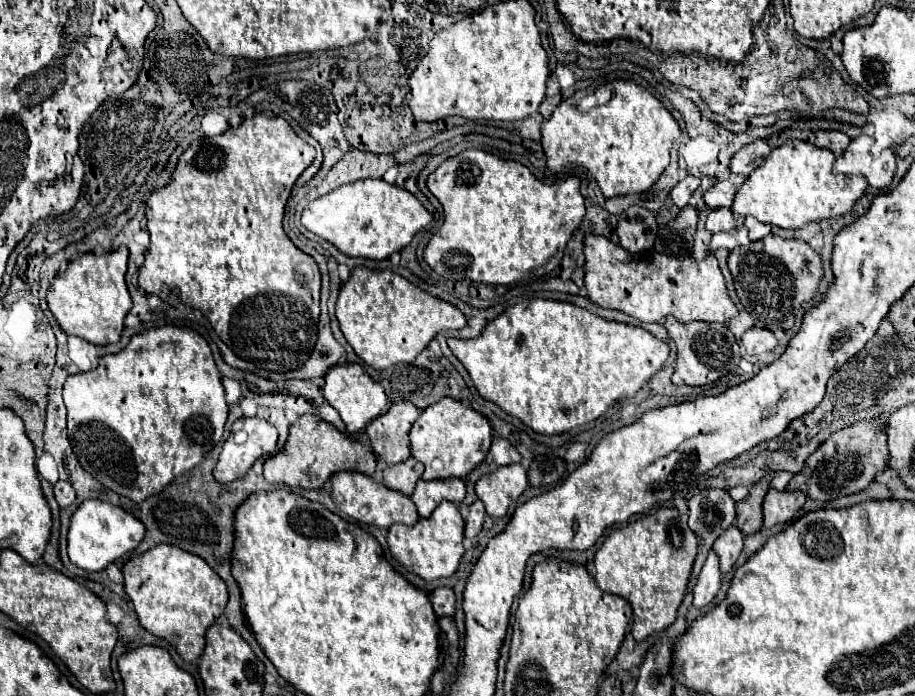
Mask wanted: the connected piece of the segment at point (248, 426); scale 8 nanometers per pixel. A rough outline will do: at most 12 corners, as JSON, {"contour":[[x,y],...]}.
{"contour":[[264,419],[232,425],[214,479],[232,483],[274,453],[278,431]]}

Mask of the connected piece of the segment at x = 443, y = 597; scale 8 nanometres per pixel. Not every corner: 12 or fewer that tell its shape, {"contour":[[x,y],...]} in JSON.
{"contour":[[450,587],[432,593],[438,617],[456,613],[456,595]]}

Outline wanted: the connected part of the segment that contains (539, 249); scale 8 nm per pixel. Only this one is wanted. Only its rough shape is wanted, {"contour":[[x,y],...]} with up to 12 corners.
{"contour":[[475,148],[428,175],[440,277],[508,285],[560,265],[586,213]]}

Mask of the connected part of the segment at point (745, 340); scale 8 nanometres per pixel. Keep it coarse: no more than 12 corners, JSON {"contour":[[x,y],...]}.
{"contour":[[752,327],[740,341],[748,355],[774,351],[774,333]]}

